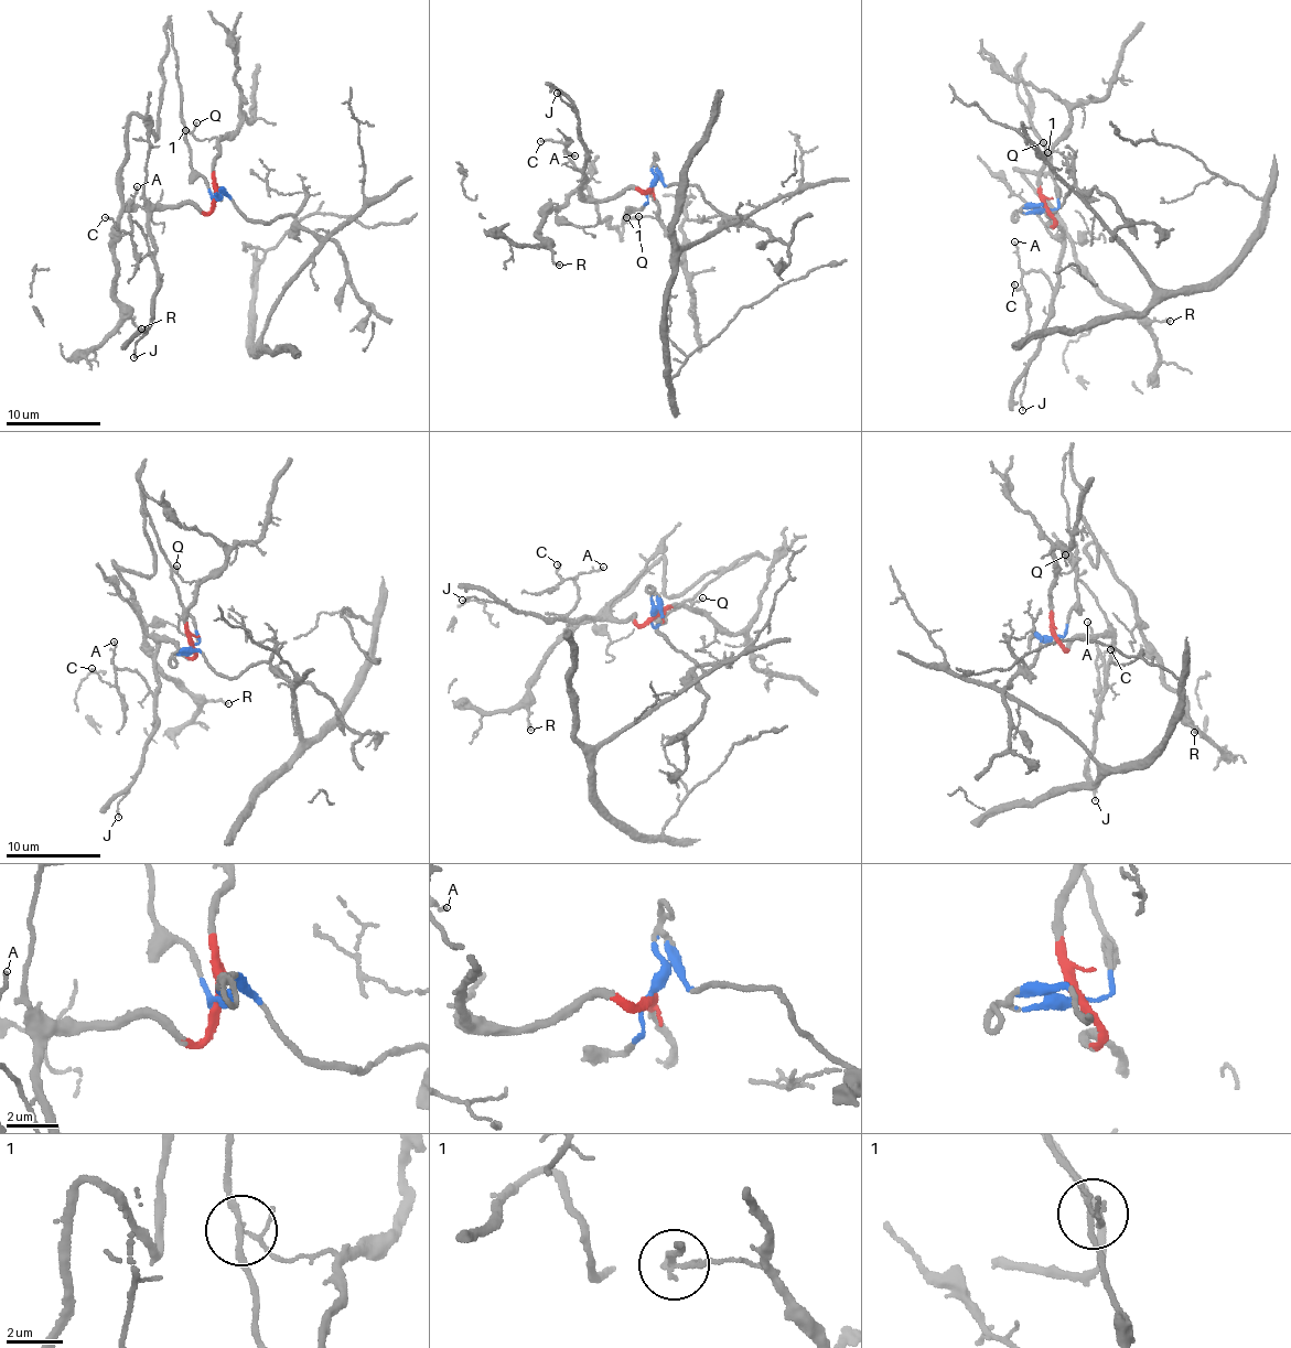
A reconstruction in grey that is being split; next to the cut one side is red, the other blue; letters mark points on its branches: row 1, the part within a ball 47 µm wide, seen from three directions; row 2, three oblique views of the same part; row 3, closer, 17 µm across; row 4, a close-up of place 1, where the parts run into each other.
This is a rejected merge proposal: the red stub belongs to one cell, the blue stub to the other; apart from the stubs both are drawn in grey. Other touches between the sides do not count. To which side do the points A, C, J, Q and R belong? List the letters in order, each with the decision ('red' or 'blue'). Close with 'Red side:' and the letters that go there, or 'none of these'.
A: red
C: red
J: red
Q: red
R: blue
Red side: A, C, J, Q

